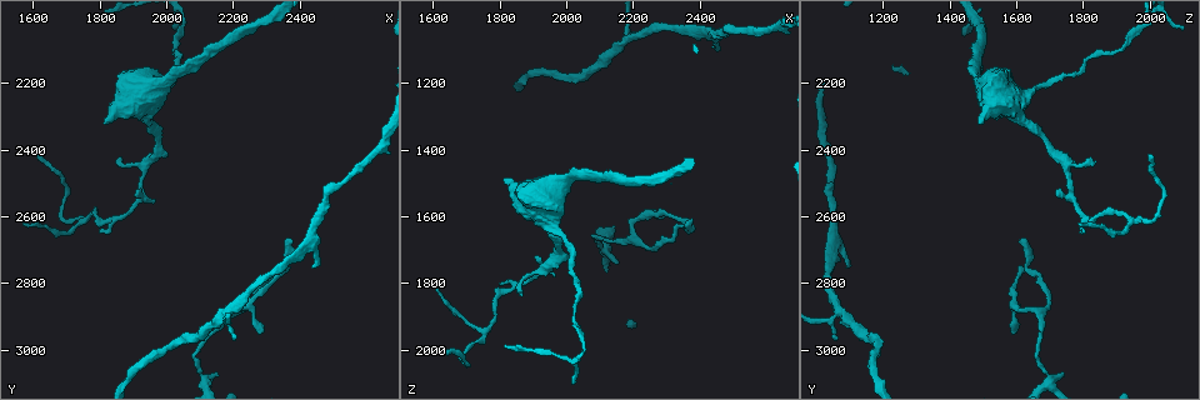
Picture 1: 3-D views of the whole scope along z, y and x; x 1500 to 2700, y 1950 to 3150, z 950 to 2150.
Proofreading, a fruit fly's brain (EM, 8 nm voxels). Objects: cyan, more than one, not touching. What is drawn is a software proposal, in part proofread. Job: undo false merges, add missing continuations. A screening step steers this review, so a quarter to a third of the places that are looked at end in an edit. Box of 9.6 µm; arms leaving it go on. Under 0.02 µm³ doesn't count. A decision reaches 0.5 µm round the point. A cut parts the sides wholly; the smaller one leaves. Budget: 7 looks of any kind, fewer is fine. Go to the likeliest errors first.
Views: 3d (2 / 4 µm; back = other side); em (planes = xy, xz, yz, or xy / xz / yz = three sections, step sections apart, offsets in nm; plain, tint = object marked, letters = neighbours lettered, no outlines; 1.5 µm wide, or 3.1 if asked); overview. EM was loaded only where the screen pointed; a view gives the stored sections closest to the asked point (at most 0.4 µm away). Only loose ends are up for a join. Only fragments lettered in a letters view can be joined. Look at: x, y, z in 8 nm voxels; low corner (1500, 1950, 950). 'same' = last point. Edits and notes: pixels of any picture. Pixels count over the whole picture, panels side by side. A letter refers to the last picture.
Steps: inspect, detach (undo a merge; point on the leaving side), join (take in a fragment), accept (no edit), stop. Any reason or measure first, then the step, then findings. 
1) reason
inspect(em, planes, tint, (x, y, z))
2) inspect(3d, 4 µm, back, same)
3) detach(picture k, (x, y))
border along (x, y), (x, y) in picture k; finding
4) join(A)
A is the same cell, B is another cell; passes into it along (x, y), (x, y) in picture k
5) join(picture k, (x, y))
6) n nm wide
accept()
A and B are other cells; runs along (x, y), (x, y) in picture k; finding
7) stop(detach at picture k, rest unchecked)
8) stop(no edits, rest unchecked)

two arms in line, one across
inspect(em, planes, letters, (2180, 2880, 1070))

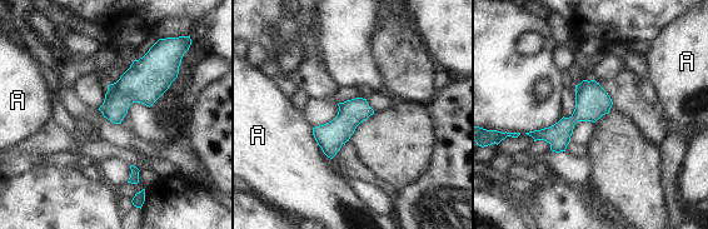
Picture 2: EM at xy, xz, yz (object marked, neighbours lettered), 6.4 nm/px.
accept()
A is another cell; continuous, no second neuron

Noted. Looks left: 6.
tapers out
inspect(em, planes, plain, (2270, 2950, 1590))

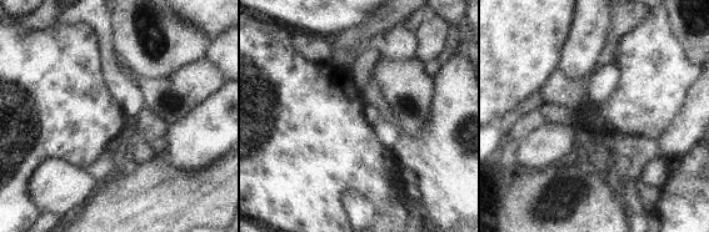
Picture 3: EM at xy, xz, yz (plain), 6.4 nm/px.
inspect(em, planes, letters, same)

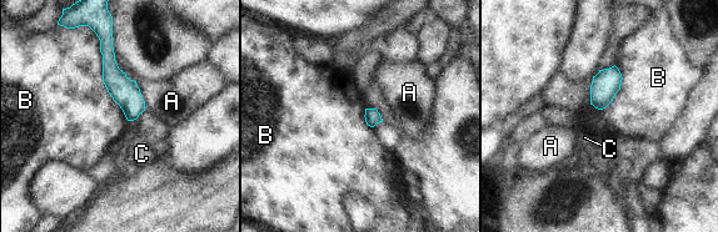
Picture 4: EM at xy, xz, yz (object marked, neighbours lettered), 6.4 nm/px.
100 nm wide
accept()
A, B and C are other cells; border along (95, 33), (101, 81), (128, 121) in picture 4; none of them fits

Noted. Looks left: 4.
free end
inspect(3d, 2 µm, (2150, 3060, 1750))

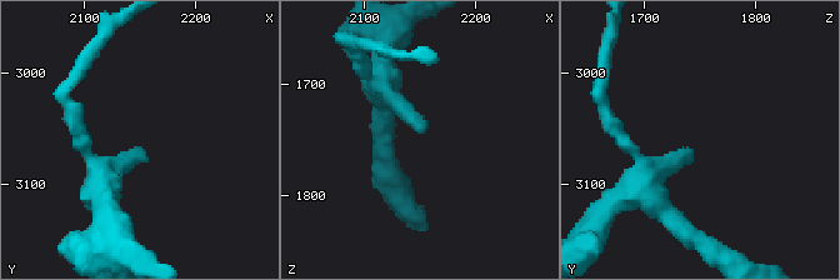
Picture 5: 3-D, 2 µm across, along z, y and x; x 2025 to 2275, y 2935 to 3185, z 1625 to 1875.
now the EM
inspect(em, yz, step 8, letters, (2150, 3070, 1746))

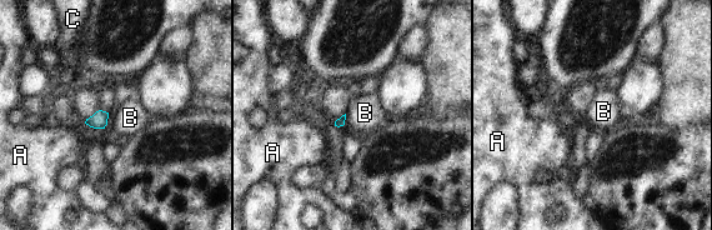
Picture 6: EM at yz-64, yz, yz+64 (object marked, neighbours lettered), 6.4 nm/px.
B touches over 70 nm
accept()
A, B and C are other cells; border along (346, 114), (344, 124) in picture 6; none of them fits

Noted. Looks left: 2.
stop(no edits, rest unchecked)

